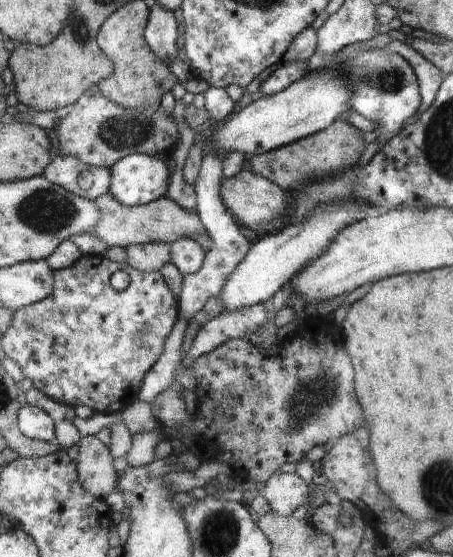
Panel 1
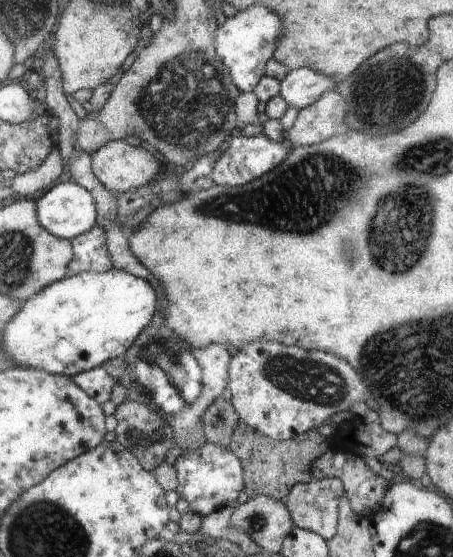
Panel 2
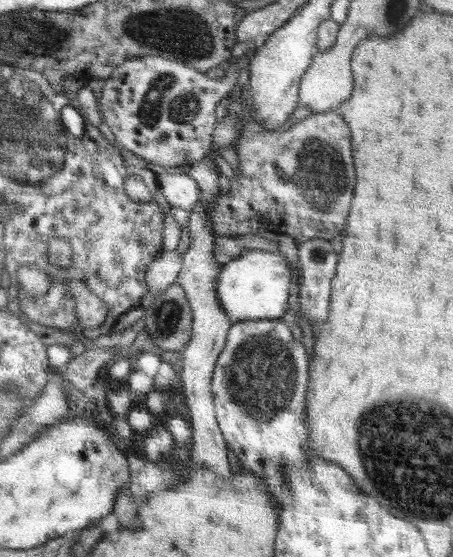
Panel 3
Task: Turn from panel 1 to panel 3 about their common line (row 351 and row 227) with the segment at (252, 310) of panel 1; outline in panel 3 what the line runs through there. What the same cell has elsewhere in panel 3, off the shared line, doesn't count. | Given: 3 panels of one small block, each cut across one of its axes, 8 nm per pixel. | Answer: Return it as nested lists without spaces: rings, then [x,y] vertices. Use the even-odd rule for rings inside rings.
[[[214,155],[210,158],[203,158],[202,161],[194,163],[186,168],[186,173],[197,179],[198,187],[201,188],[201,198],[194,209],[190,211],[191,244],[190,248],[182,257],[182,268],[178,272],[176,282],[180,283],[185,290],[186,298],[191,306],[193,315],[190,341],[186,347],[178,352],[175,363],[178,365],[179,379],[182,381],[186,404],[190,410],[191,429],[193,434],[193,459],[194,468],[208,467],[220,477],[228,477],[230,466],[226,458],[226,444],[220,434],[220,423],[216,422],[214,416],[212,380],[213,372],[217,366],[218,354],[221,354],[226,344],[226,336],[233,326],[232,320],[226,315],[221,305],[220,295],[217,293],[217,285],[220,284],[221,270],[224,266],[214,259],[214,250],[217,237],[213,232],[213,225],[210,220],[210,208],[214,206],[219,197],[218,192],[218,164]]]

